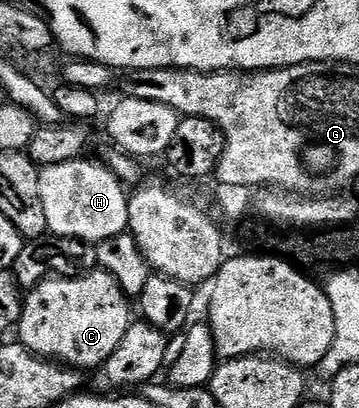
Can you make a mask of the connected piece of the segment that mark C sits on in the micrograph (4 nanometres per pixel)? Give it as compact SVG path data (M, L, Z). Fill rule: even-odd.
M97 269L88 275L43 279L24 295L24 308L18 324L19 342L35 355L43 355L45 359L59 361L64 365L75 365L80 369L103 368L110 353L114 353L114 349L122 345L122 337L126 337L126 329L134 322L134 307L133 304L131 307L128 303L131 303L129 295L108 271Z

